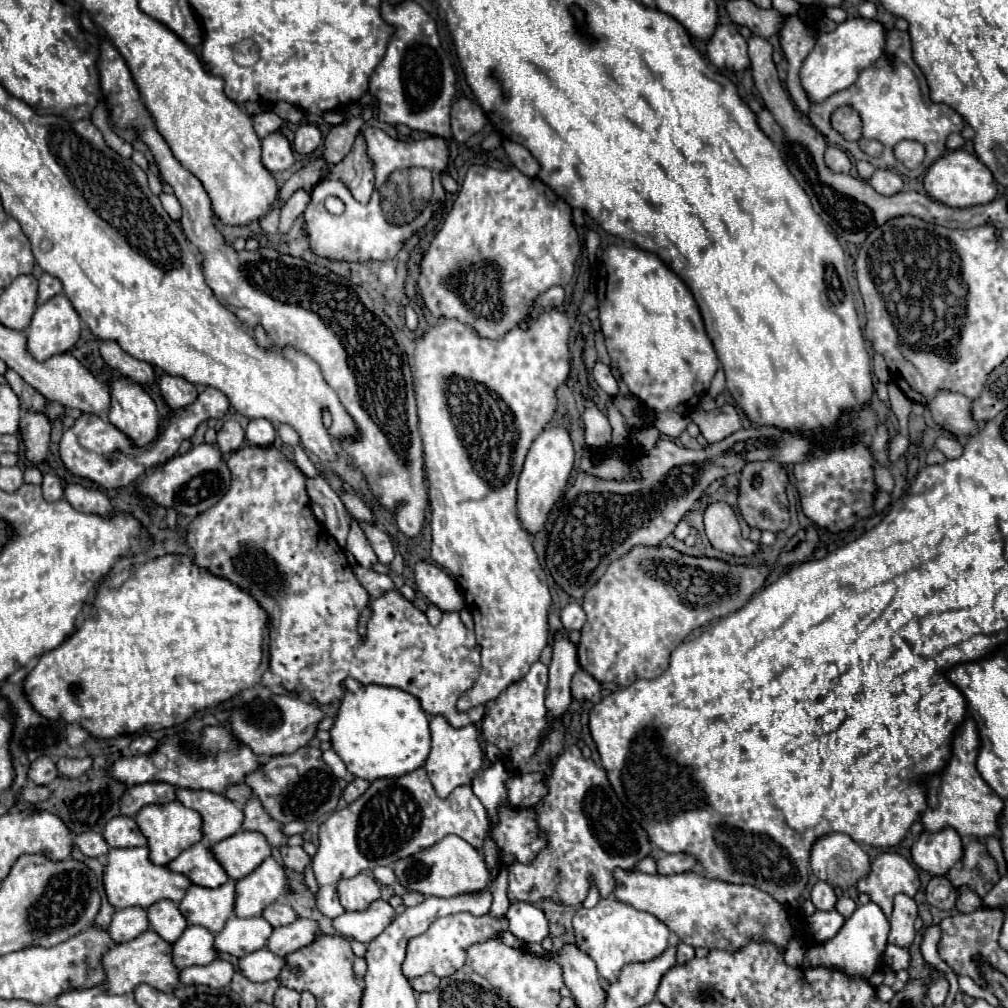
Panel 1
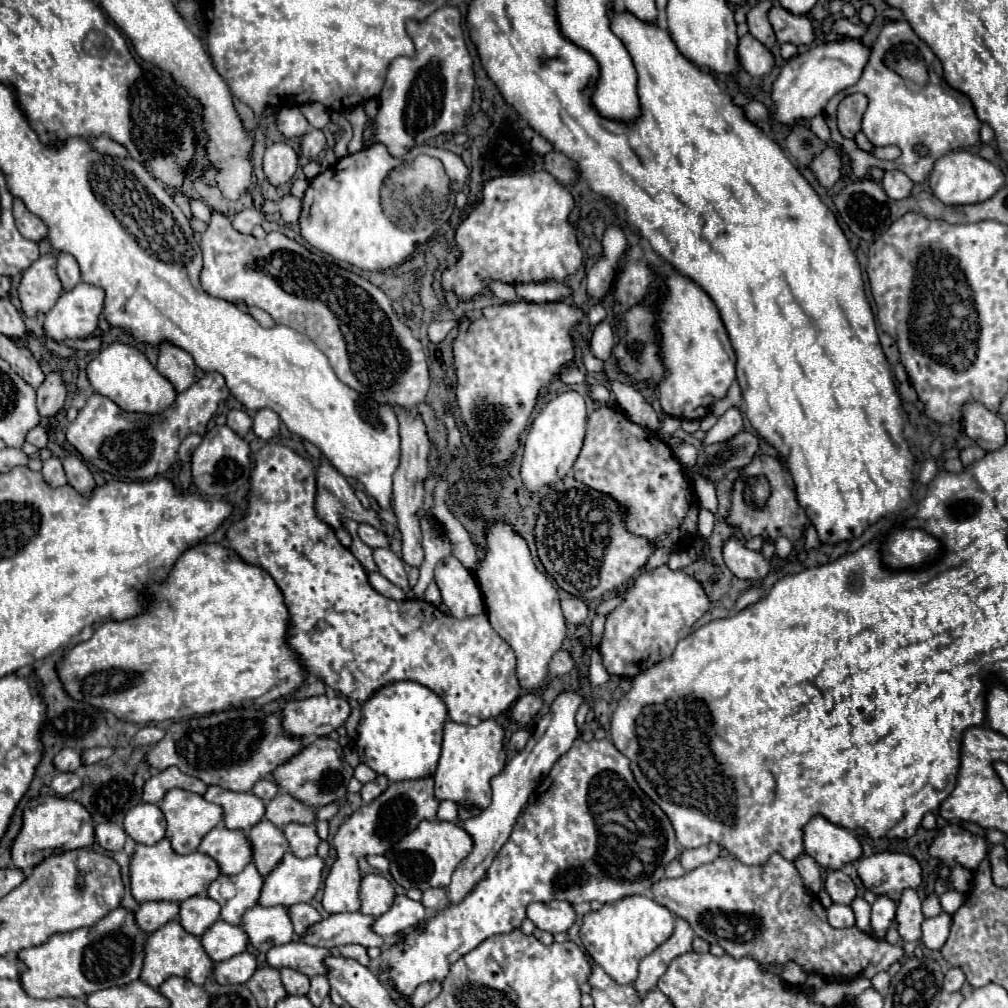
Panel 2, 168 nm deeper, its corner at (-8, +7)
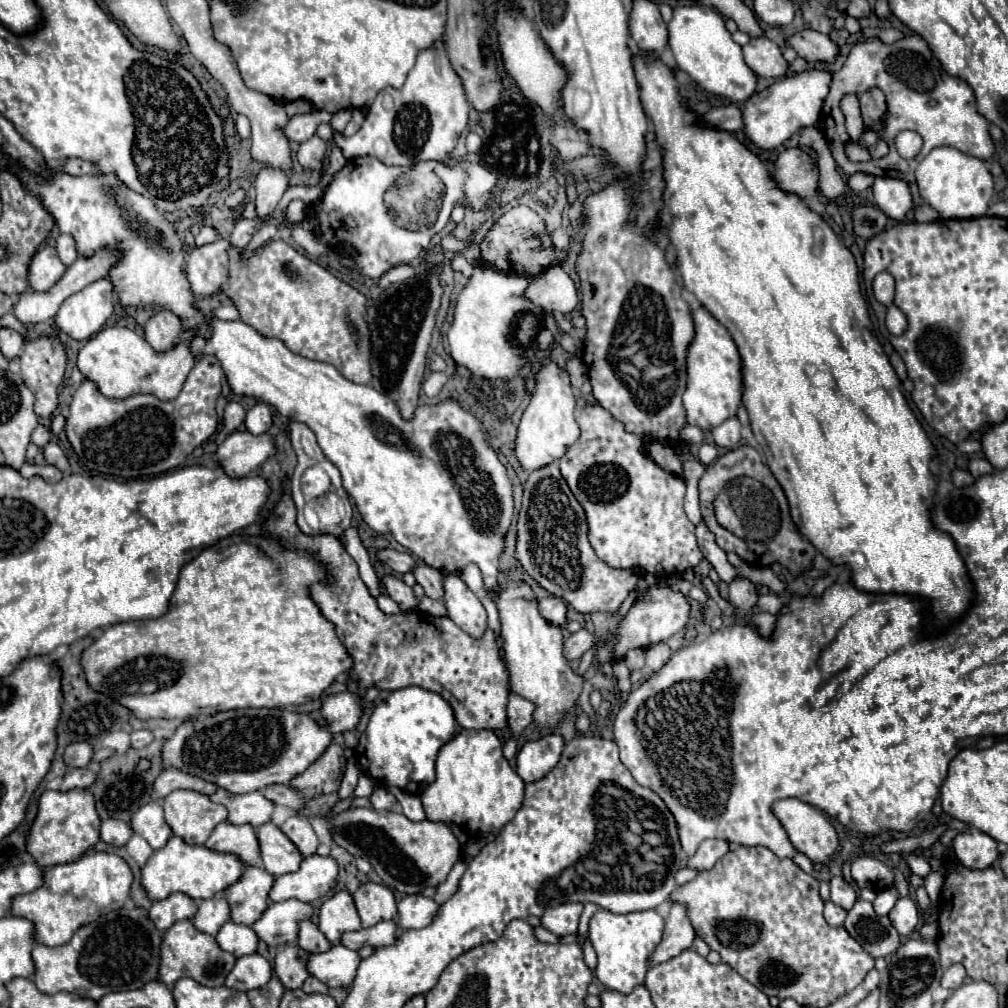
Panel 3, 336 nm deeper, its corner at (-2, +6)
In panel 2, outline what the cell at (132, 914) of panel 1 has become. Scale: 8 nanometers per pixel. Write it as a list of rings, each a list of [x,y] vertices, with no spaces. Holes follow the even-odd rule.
[[[143,902],[135,912],[135,924],[143,932],[155,932],[161,924],[175,920],[179,912],[177,902]]]

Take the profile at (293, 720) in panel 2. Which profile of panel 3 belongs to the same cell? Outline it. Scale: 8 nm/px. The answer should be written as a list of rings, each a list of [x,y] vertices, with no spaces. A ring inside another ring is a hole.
[[[349,691],[329,695],[319,713],[321,721],[327,725],[327,729],[331,729],[331,733],[355,729],[361,721],[361,715],[363,715],[361,697]]]

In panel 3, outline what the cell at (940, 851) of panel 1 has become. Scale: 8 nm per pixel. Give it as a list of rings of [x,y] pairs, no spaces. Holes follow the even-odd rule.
[[[979,829],[957,835],[953,839],[953,851],[957,859],[969,869],[987,869],[1001,855],[997,841]]]

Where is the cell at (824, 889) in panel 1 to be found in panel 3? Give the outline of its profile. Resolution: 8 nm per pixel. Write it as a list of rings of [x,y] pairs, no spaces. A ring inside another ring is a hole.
[[[833,877],[831,879],[831,901],[843,907],[845,911],[849,911],[857,901],[857,893],[853,885],[849,885],[843,877]]]

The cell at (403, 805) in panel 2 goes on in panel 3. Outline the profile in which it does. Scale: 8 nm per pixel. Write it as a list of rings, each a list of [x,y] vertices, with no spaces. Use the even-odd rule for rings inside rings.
[[[347,891],[335,893],[321,905],[319,929],[331,941],[331,945],[341,943],[341,935],[347,931],[359,931],[361,921],[353,905],[353,897]]]

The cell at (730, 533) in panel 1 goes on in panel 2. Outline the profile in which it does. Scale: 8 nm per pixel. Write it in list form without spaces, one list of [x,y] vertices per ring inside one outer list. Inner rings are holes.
[[[731,536],[729,540],[725,540],[723,558],[727,568],[735,576],[755,580],[755,582],[763,580],[771,568],[771,562],[765,558],[761,550],[749,550],[737,536]]]

